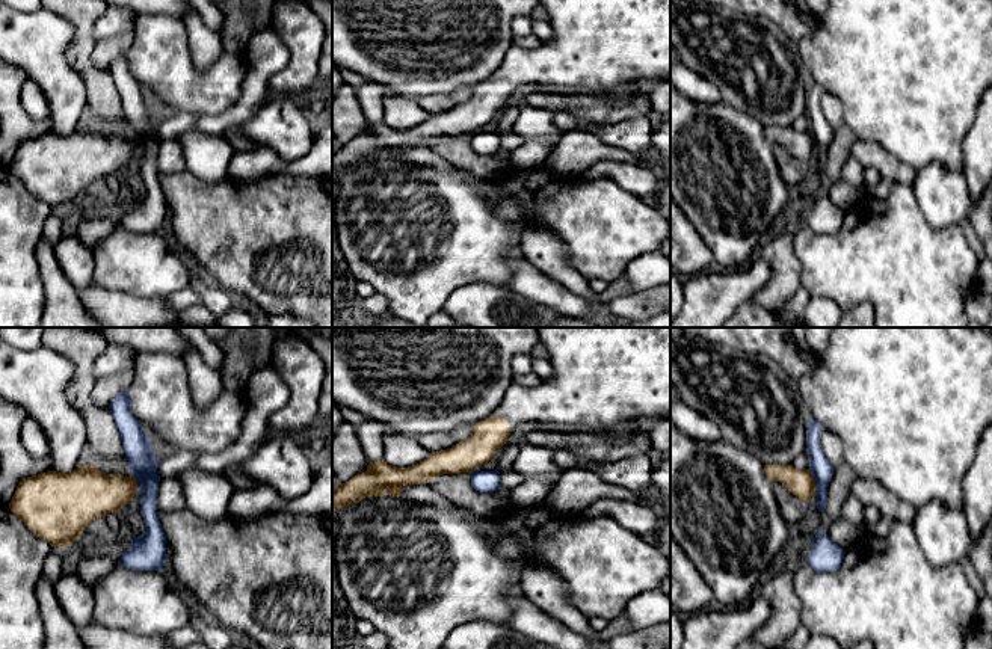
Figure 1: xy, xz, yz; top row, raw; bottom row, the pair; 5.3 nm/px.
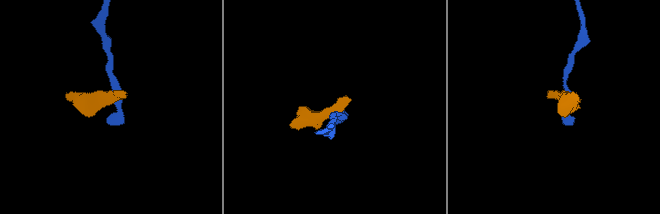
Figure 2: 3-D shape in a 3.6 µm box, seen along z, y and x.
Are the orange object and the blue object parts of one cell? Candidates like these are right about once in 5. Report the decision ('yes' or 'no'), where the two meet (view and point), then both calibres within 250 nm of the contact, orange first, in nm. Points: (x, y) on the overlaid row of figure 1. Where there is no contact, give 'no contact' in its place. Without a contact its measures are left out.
no; meets orange in xy at (135, 482); 280 nm thick on the orange side, 160 nm on the other

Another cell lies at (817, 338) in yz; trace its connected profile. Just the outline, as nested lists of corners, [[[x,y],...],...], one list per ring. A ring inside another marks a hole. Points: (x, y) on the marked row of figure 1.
[[[806,328],[805,340],[814,355],[821,355],[830,343],[833,328]]]

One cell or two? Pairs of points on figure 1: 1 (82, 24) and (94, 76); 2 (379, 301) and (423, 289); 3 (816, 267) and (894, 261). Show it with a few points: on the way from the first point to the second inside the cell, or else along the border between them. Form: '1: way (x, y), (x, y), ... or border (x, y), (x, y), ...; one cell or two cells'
1: way (83, 36), (85, 64); one cell
2: border (376, 290), (387, 299), (387, 311); two cells
3: way (835, 266), (874, 261); one cell

